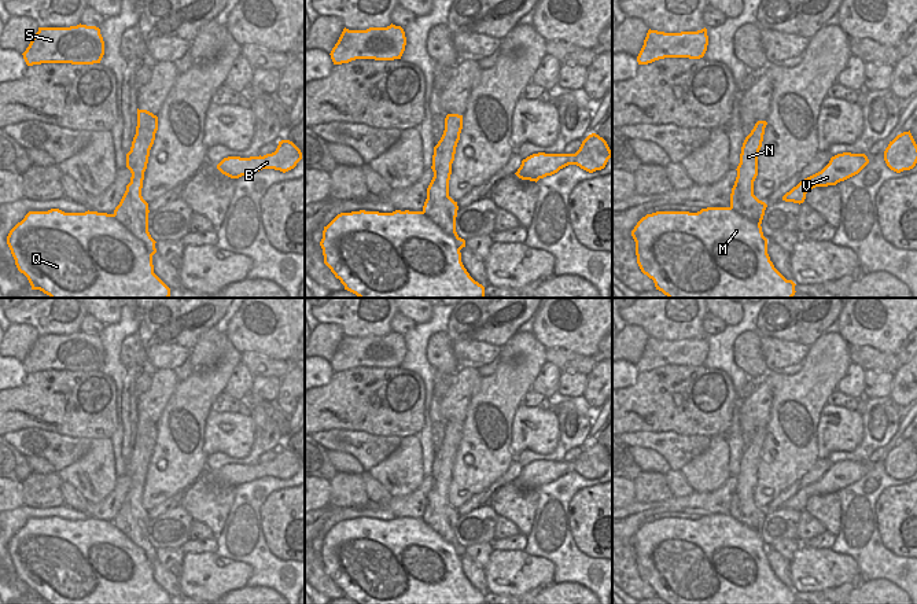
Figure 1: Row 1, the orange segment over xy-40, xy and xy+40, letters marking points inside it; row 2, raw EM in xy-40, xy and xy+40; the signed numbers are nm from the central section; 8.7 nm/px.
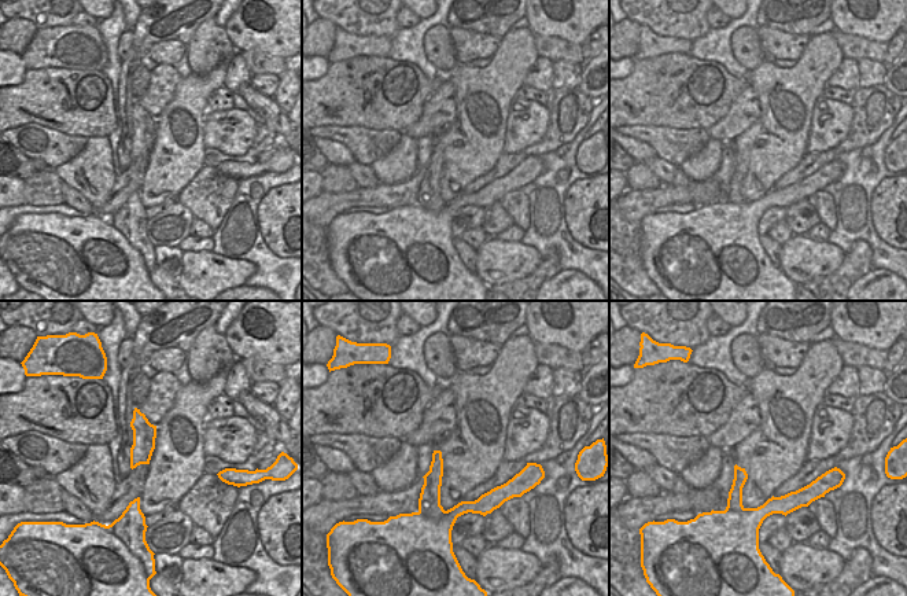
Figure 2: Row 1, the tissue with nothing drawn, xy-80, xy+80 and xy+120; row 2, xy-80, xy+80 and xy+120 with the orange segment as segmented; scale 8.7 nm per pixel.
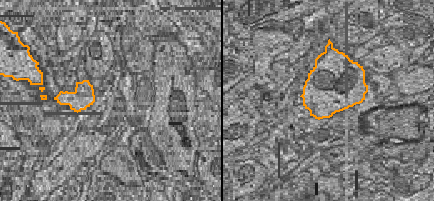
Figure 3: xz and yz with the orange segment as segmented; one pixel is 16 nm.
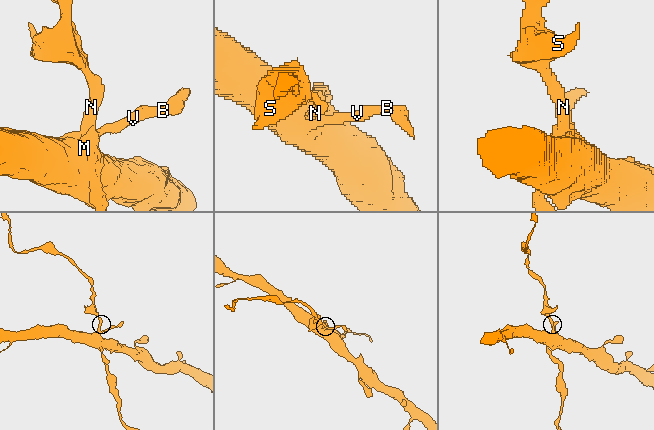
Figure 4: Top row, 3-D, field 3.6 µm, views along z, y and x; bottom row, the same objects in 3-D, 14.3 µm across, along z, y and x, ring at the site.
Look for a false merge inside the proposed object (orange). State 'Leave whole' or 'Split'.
Split

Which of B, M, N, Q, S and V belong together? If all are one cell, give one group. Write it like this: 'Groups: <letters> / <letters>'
Groups: B M Q V / N S

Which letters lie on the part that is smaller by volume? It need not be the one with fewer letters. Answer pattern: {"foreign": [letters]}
{"foreign": ["N", "S"]}

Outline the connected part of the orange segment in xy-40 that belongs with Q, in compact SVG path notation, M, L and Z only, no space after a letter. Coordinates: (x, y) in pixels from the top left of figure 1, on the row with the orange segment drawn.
M59 209L48 211L29 211L25 218L18 222L7 236L7 244L15 259L15 265L23 273L32 290L40 290L51 298L169 298L170 288L154 273L152 257L148 254L141 240L135 237L113 214L85 211L85 213L65 213Z

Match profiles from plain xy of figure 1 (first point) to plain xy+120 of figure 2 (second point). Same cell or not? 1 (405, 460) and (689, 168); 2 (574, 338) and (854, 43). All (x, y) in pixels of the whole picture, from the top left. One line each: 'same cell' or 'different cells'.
1: same cell
2: different cells

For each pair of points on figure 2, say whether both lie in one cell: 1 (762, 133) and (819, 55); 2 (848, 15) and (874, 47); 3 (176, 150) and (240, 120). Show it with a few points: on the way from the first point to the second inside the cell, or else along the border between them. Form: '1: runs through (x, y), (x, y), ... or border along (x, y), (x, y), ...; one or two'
1: runs through (767, 110), (773, 84), (796, 78); one
2: border along (837, 29), (887, 44); two
3: border along (207, 110), (205, 148); two

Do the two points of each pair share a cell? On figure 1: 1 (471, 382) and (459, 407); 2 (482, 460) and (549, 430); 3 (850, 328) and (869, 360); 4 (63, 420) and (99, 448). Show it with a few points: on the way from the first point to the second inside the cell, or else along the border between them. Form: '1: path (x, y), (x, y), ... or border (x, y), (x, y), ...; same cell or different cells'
1: path (466, 387), (459, 401); same cell
2: border (515, 416), (511, 437), (511, 456), (514, 459); different cells
3: border (850, 345), (871, 345), (892, 354); different cells
4: border (109, 437), (91, 439); different cells

